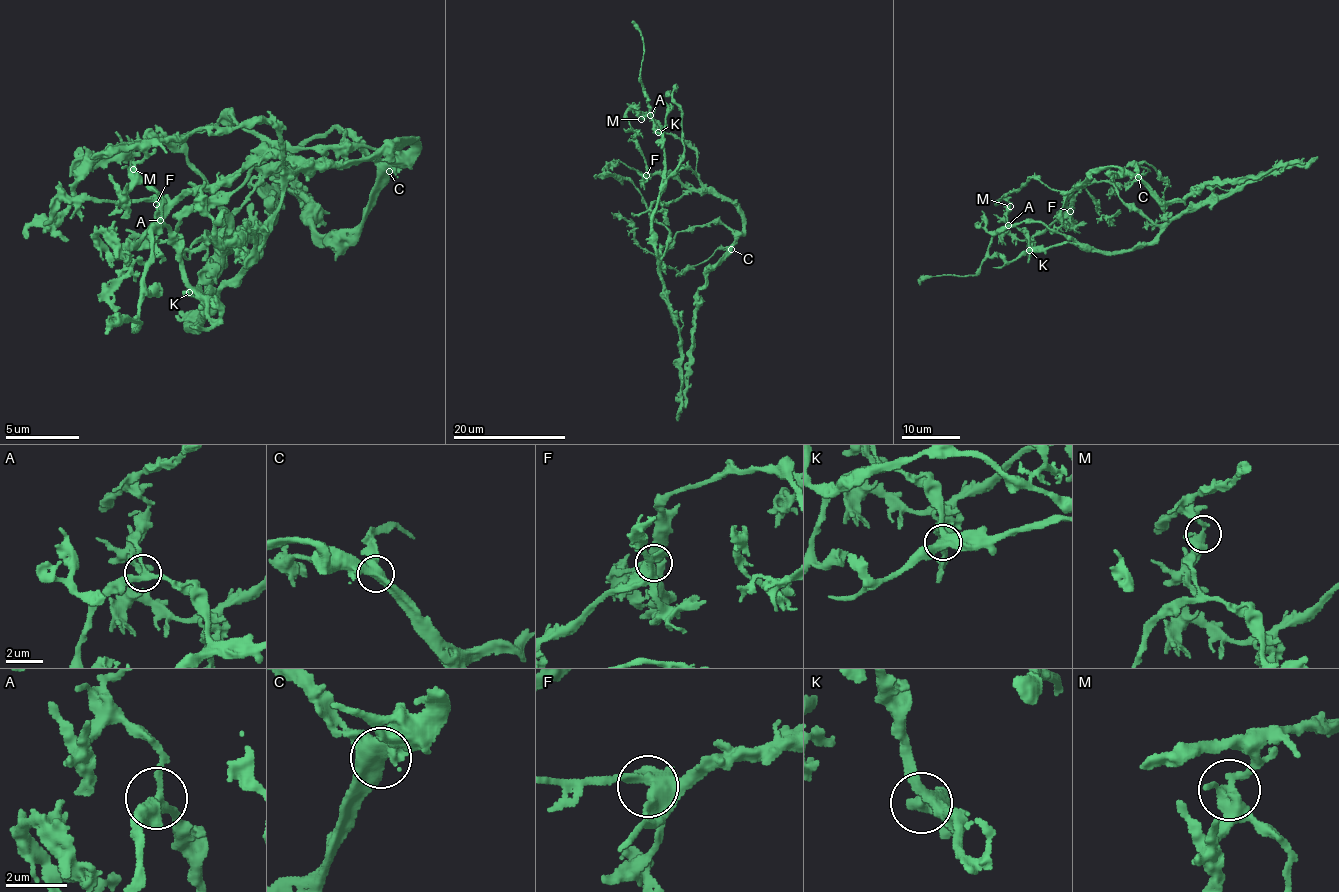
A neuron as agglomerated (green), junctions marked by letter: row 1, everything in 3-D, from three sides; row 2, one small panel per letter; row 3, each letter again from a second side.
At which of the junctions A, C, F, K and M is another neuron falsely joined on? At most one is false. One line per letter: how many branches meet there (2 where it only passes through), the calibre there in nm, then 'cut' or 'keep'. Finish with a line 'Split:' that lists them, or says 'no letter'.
A: branches 3; calibre 240 nm; keep
C: branches 3; calibre 460 nm; keep
F: branches 3; calibre 480 nm; keep
K: branches 3; calibre 340 nm; keep
M: branches 3; calibre 320 nm; cut
Split: M

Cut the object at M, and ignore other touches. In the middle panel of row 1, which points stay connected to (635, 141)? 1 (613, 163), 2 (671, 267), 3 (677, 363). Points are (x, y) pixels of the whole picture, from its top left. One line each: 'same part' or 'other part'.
1: same part
2: same part
3: other part

